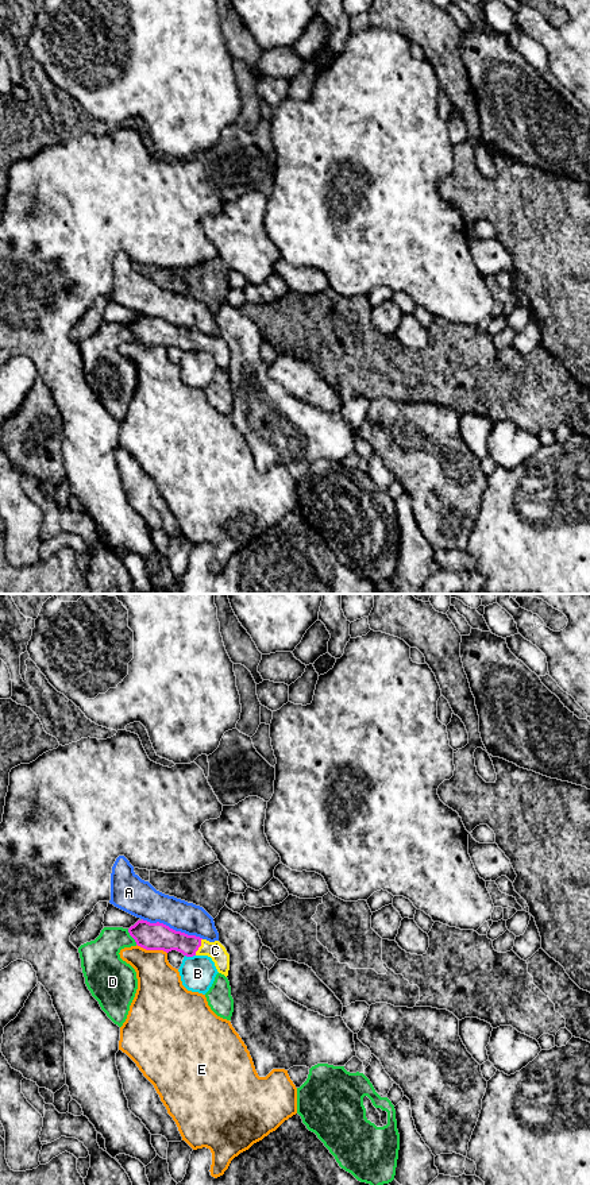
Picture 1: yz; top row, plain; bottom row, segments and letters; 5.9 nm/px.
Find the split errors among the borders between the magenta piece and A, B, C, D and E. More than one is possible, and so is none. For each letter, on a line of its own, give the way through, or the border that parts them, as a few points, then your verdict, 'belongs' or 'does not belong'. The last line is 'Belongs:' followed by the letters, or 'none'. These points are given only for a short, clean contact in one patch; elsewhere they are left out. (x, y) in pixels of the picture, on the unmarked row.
A: does not belong
B: border yz (185, 350), (195, 351); does not belong
C: way yz (159, 332), (188, 340), (200, 340), (215, 346); belongs
D: does not belong
E: does not belong
Belongs: C

